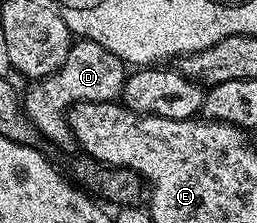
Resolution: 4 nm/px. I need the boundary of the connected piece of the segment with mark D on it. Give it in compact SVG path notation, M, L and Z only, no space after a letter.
M77 40L70 45L67 60L54 74L36 79L29 91L24 91L23 105L25 115L33 122L38 135L55 145L69 142L69 110L77 102L112 102L120 99L121 89L127 77L126 63L107 52L103 44L88 40Z

